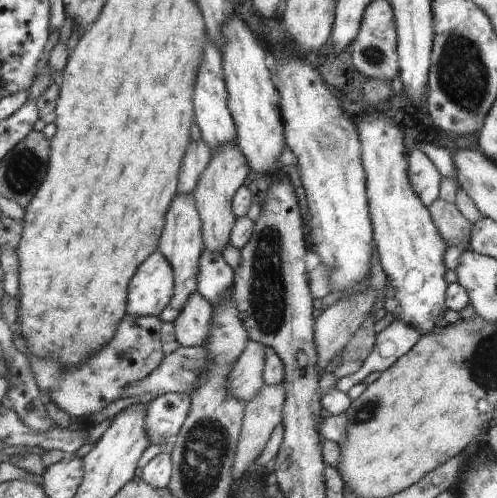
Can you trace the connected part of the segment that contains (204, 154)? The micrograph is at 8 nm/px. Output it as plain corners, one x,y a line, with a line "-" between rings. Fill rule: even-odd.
202,140
189,146
181,172
182,195
192,195
195,192
211,158
212,152
206,147
206,144
203,144

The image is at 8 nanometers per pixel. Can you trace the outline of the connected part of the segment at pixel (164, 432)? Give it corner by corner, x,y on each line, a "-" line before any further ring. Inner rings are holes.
167,393
156,397
149,404
147,432
151,442
160,445
164,440
175,441
186,425
188,396

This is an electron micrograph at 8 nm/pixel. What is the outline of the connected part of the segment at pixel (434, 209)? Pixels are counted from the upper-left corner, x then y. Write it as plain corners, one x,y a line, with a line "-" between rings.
438,198
430,207
429,212
440,232
441,238
450,246
460,246
470,251
473,221
462,215
455,204

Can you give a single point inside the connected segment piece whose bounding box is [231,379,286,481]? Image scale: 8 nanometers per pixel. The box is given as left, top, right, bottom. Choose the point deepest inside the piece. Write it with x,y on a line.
262,414

